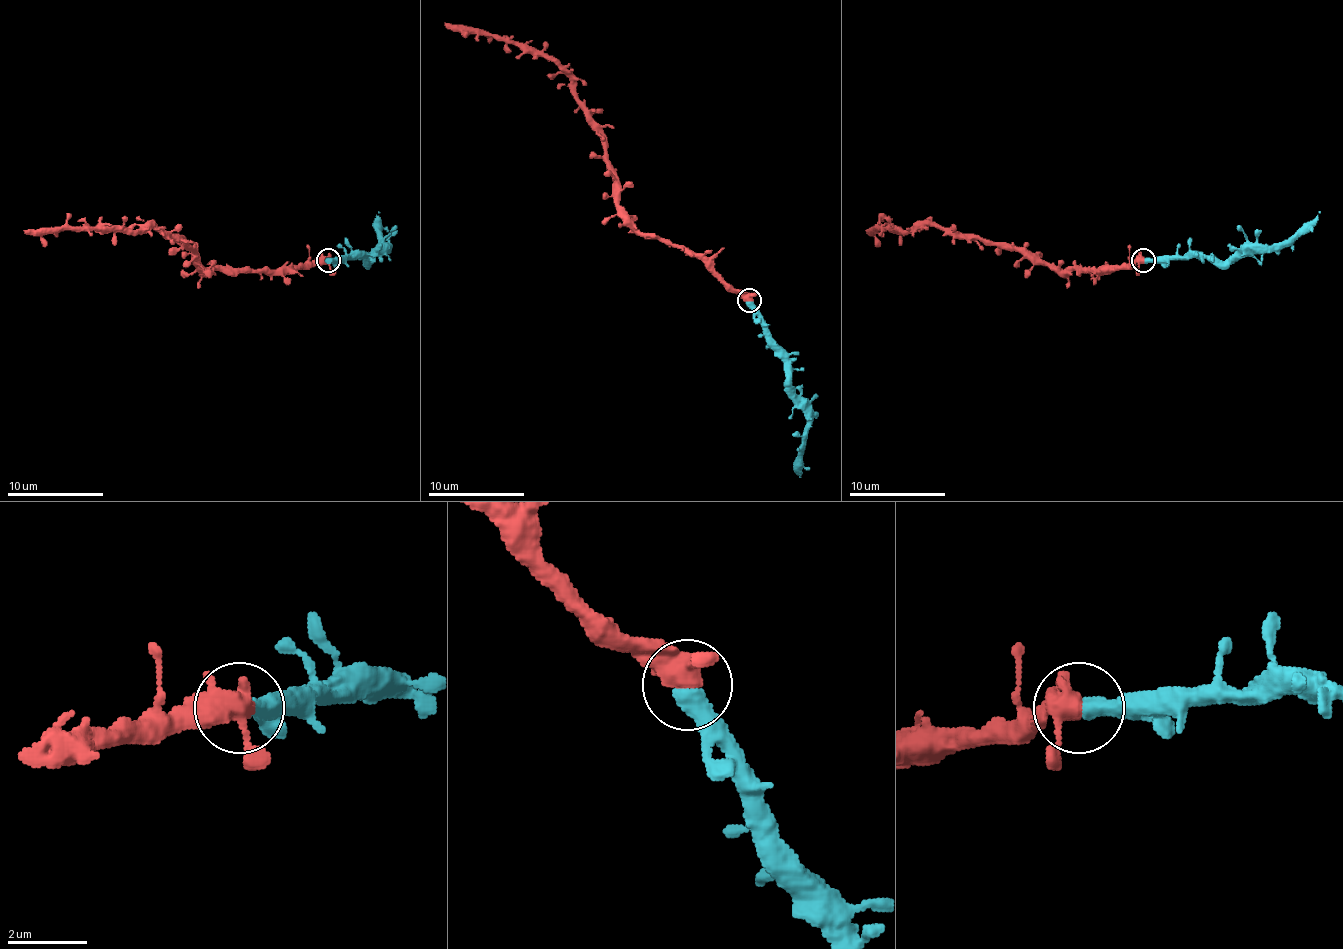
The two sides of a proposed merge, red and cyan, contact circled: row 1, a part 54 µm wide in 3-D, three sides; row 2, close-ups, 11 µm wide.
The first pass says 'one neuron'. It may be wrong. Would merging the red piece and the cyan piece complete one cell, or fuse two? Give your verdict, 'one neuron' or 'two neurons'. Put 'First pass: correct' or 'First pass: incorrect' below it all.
one neuron
First pass: correct

